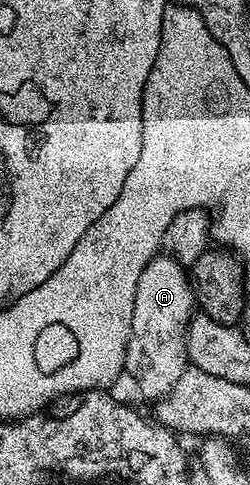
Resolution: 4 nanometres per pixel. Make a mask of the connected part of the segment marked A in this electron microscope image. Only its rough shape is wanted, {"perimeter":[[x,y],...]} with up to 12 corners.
{"perimeter":[[153,257],[132,291],[124,361],[142,397],[189,369],[189,271]]}

